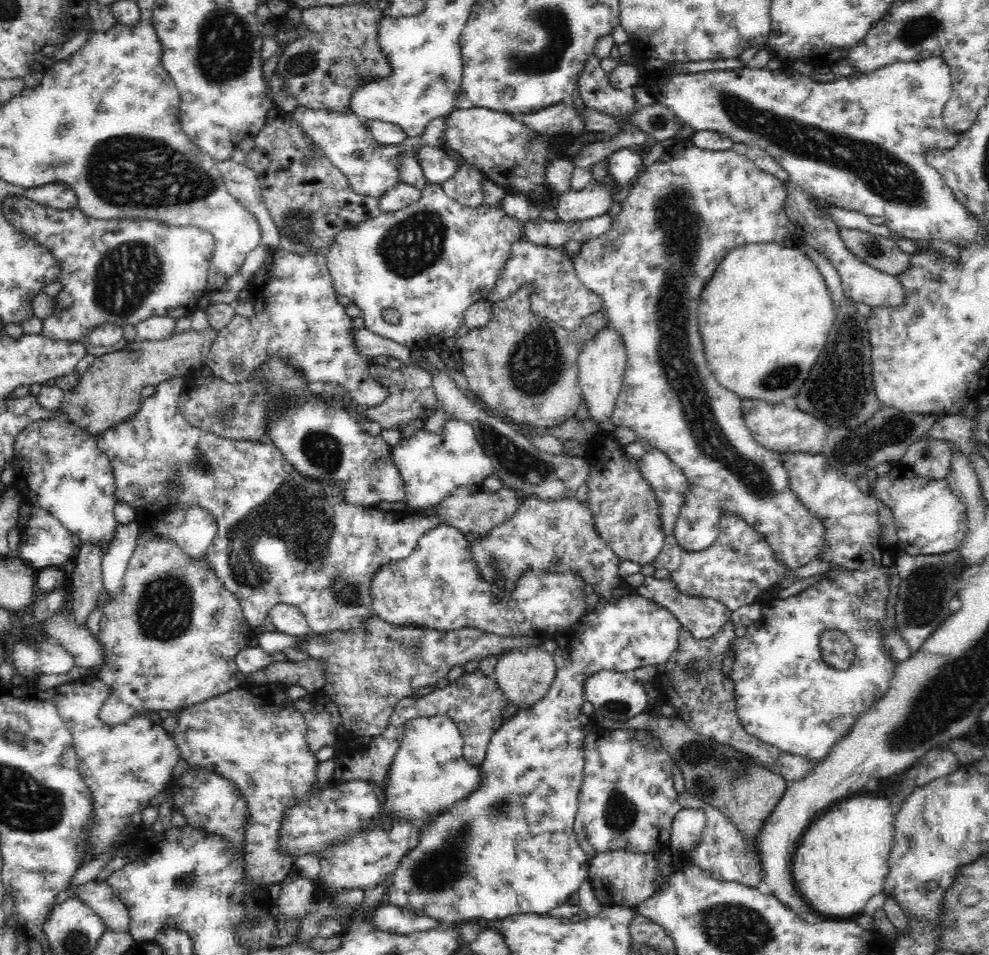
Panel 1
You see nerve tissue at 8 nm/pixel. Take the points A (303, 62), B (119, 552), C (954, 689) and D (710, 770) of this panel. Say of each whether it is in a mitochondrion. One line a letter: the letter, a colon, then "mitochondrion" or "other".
A: mitochondrion
B: other
C: mitochondrion
D: mitochondrion

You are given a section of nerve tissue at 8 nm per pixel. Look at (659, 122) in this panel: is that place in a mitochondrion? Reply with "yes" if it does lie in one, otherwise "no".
no

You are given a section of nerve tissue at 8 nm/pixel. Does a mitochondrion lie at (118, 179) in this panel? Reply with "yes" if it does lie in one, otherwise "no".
yes

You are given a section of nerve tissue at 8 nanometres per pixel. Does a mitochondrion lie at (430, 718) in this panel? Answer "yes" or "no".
no

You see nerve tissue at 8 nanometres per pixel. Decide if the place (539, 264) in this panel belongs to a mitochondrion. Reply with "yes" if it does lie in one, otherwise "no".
no

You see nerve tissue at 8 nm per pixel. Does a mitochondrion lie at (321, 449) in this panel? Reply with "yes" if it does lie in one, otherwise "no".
yes

